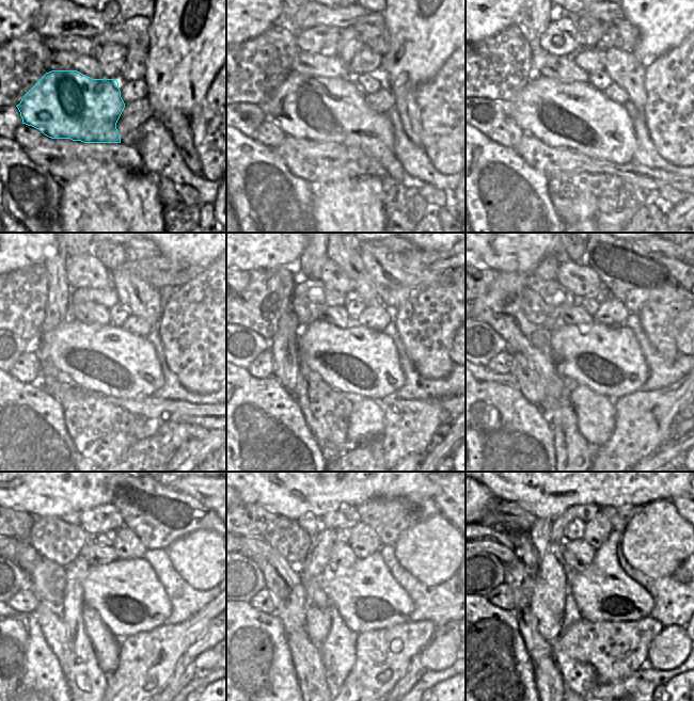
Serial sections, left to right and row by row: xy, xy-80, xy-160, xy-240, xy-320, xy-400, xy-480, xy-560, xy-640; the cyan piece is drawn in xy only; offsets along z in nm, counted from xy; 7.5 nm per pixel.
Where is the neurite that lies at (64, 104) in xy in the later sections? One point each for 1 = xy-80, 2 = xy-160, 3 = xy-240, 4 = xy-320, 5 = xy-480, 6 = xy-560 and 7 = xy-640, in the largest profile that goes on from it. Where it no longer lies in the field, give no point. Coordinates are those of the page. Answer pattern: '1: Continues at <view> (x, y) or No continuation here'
1: Continues at xy-80 (320, 109)
2: Continues at xy-160 (578, 116)
3: Continues at xy-240 (106, 360)
4: Continues at xy-320 (359, 361)
5: Continues at xy-480 (126, 593)
6: Continues at xy-560 (366, 595)
7: Continues at xy-640 (602, 592).

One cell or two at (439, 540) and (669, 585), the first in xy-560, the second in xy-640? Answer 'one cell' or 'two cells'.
two cells

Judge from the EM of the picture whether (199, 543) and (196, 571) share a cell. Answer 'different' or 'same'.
same

